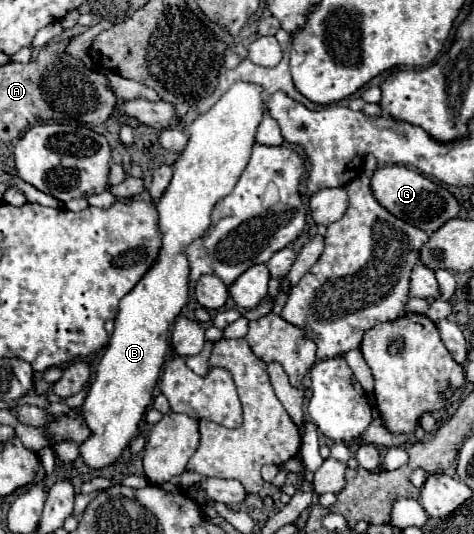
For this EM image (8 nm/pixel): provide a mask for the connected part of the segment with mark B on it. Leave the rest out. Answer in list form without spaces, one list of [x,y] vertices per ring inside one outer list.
[[[238,82],[208,112],[200,114],[188,126],[190,140],[174,162],[174,176],[172,176],[166,192],[154,202],[156,210],[158,210],[158,230],[162,234],[162,246],[160,246],[158,258],[148,268],[148,272],[142,276],[142,280],[120,300],[114,334],[112,334],[110,344],[98,364],[96,378],[88,390],[88,396],[82,404],[82,416],[88,424],[88,428],[92,430],[92,436],[80,444],[80,454],[90,468],[104,468],[120,458],[122,450],[128,446],[132,436],[138,432],[138,424],[142,420],[142,414],[146,412],[146,406],[152,402],[152,390],[156,386],[160,368],[162,368],[166,352],[168,352],[170,322],[174,322],[174,318],[180,314],[180,310],[188,302],[190,262],[186,258],[186,248],[194,240],[198,240],[206,234],[206,228],[210,228],[210,212],[212,212],[214,204],[234,190],[242,170],[246,168],[246,164],[250,160],[256,128],[262,120],[260,92],[262,92],[262,88],[256,84]]]

